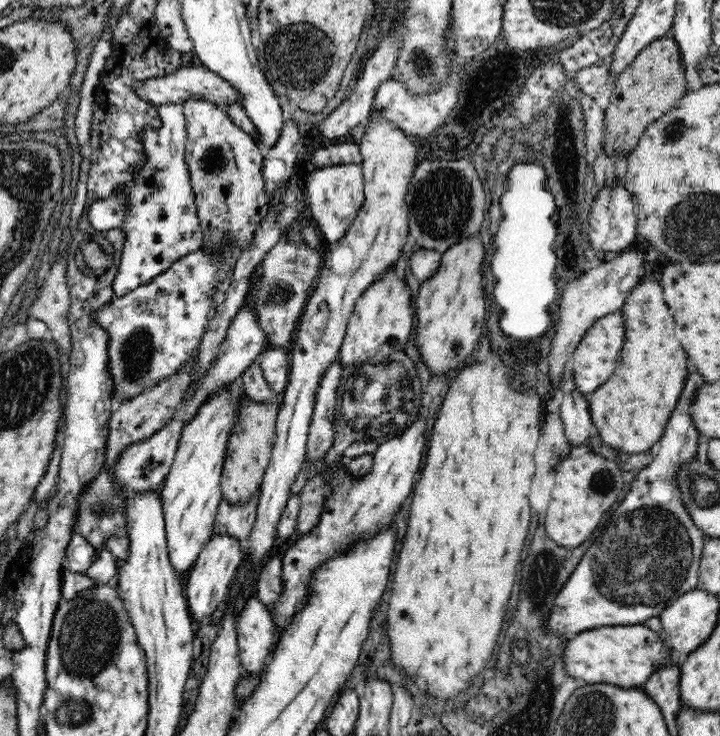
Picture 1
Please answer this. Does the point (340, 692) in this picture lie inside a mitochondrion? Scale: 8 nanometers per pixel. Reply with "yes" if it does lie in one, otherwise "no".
no

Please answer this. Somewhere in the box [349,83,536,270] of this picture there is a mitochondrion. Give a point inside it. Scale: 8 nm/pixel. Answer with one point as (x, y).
(442, 202)

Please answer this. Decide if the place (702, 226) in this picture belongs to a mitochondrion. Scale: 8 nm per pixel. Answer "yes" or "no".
yes

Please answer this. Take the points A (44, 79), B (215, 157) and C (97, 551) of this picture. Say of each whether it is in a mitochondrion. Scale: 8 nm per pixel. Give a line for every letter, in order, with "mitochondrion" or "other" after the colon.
A: other
B: mitochondrion
C: other

